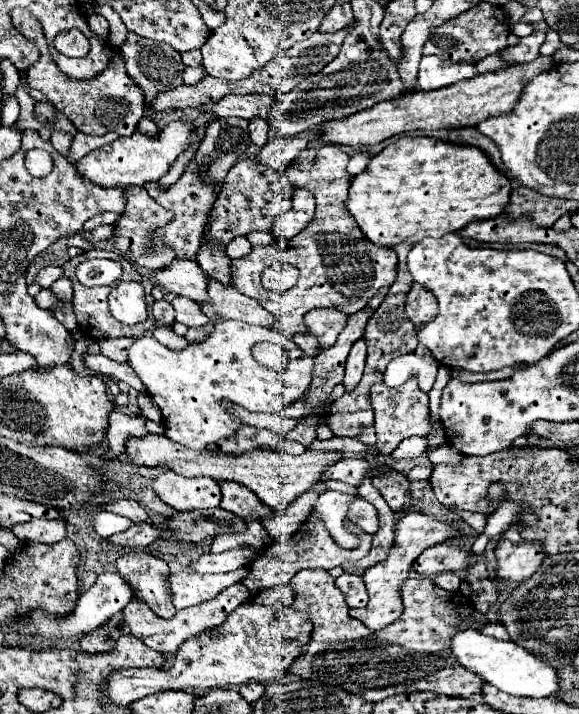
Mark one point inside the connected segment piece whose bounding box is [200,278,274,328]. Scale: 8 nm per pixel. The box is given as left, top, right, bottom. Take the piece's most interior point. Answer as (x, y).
(223, 302)

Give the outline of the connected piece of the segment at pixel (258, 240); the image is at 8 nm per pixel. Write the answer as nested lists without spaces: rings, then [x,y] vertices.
[[[252,232],[252,234],[248,234],[248,240],[252,242],[252,246],[268,246],[268,244],[272,244],[274,236],[272,236],[272,232]]]

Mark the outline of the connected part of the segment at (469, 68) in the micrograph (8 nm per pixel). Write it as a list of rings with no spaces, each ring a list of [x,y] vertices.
[[[422,56],[417,75],[417,86],[420,90],[438,89],[464,78],[474,78],[476,70],[470,62],[450,62],[438,56]]]

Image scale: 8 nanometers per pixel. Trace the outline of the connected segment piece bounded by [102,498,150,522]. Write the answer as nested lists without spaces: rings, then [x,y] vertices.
[[[124,498],[124,500],[116,500],[116,502],[110,502],[110,504],[104,504],[102,508],[108,510],[108,512],[126,516],[126,518],[132,520],[132,522],[150,522],[146,510],[144,510],[136,500],[128,500],[128,498]]]

